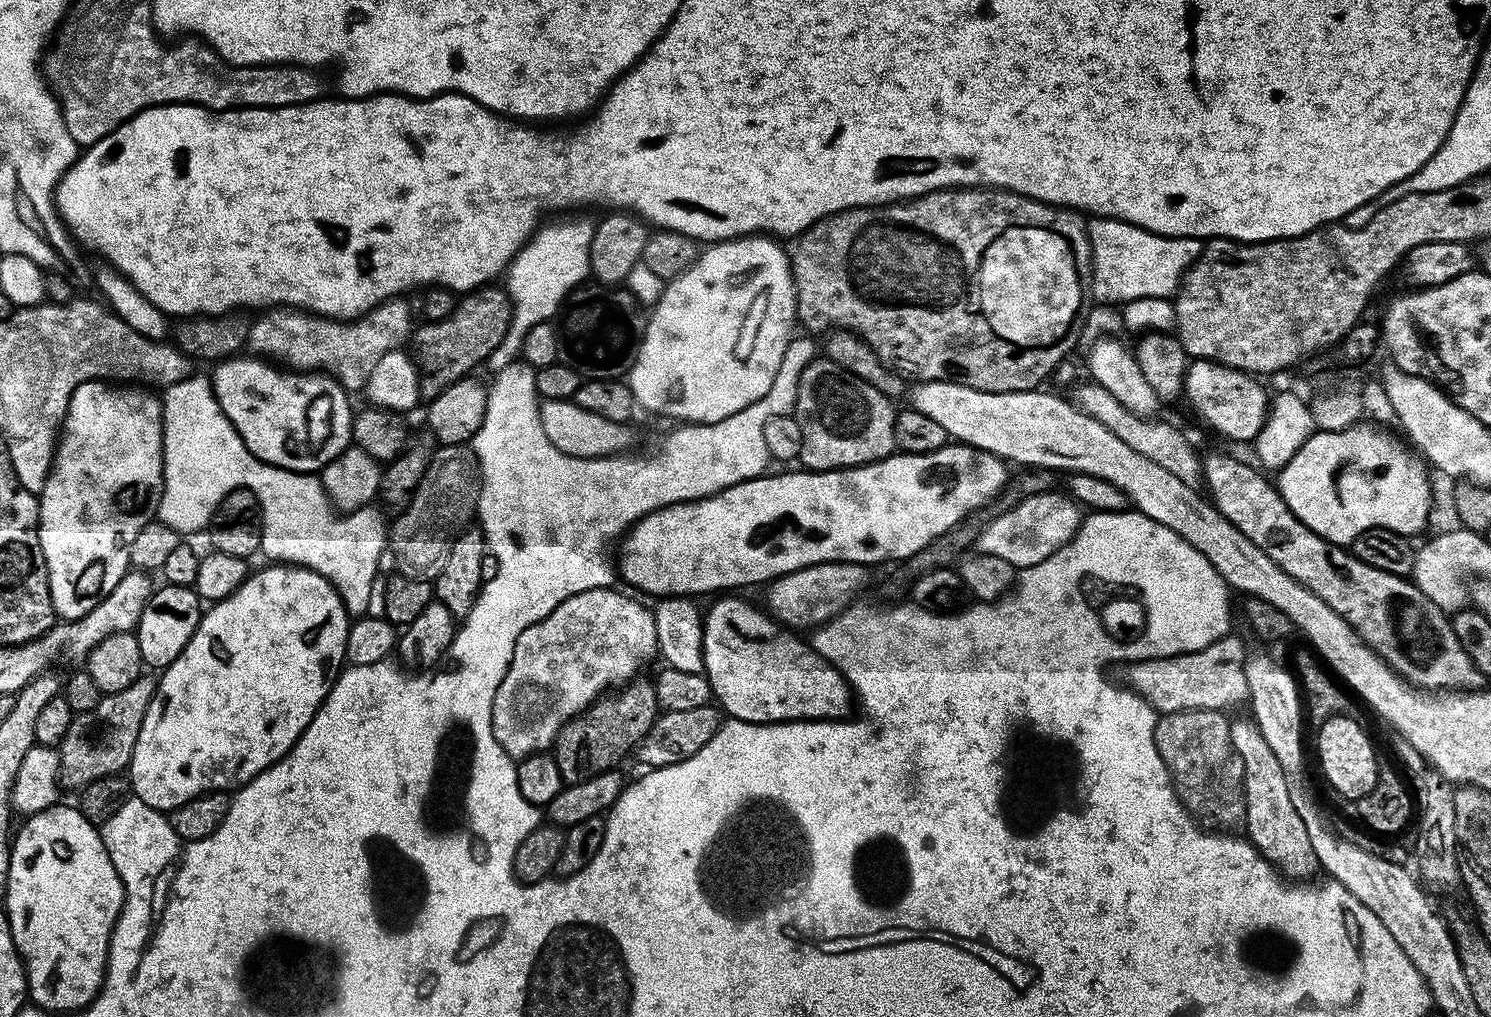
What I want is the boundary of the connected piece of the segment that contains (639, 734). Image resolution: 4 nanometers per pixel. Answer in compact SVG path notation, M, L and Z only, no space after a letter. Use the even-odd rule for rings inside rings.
M637 678L629 680L619 690L600 697L596 703L591 704L587 710L575 716L573 720L567 720L562 730L556 735L554 755L556 765L562 774L562 778L568 784L577 784L580 780L588 780L591 776L597 776L603 772L611 772L624 755L631 753L639 745L640 740L656 723L658 709L656 706L656 685L651 679Z

